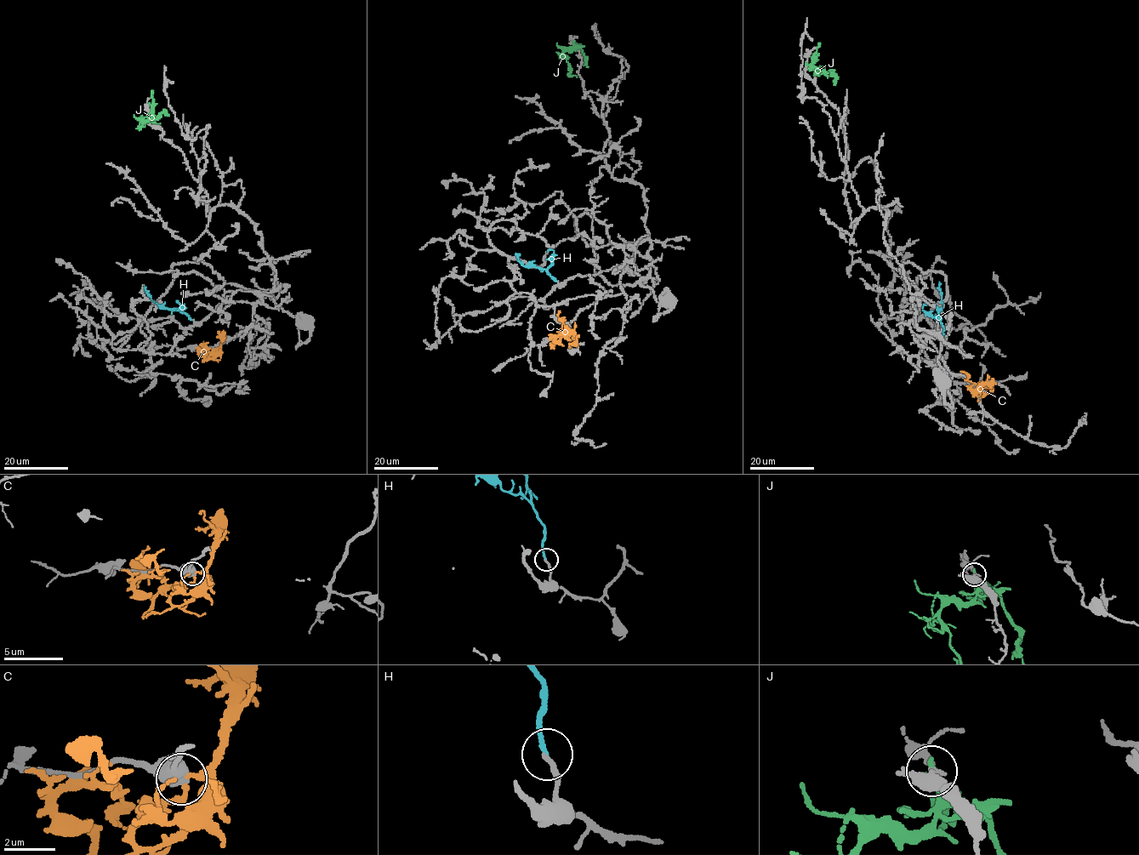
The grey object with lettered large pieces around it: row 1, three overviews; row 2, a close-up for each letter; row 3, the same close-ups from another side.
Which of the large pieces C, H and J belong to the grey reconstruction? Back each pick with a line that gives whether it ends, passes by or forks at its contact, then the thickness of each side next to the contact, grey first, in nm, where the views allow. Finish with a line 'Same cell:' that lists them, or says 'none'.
H: it ends there; 220 nm thick on the grey side, 190 nm on the other
Same cell: H

